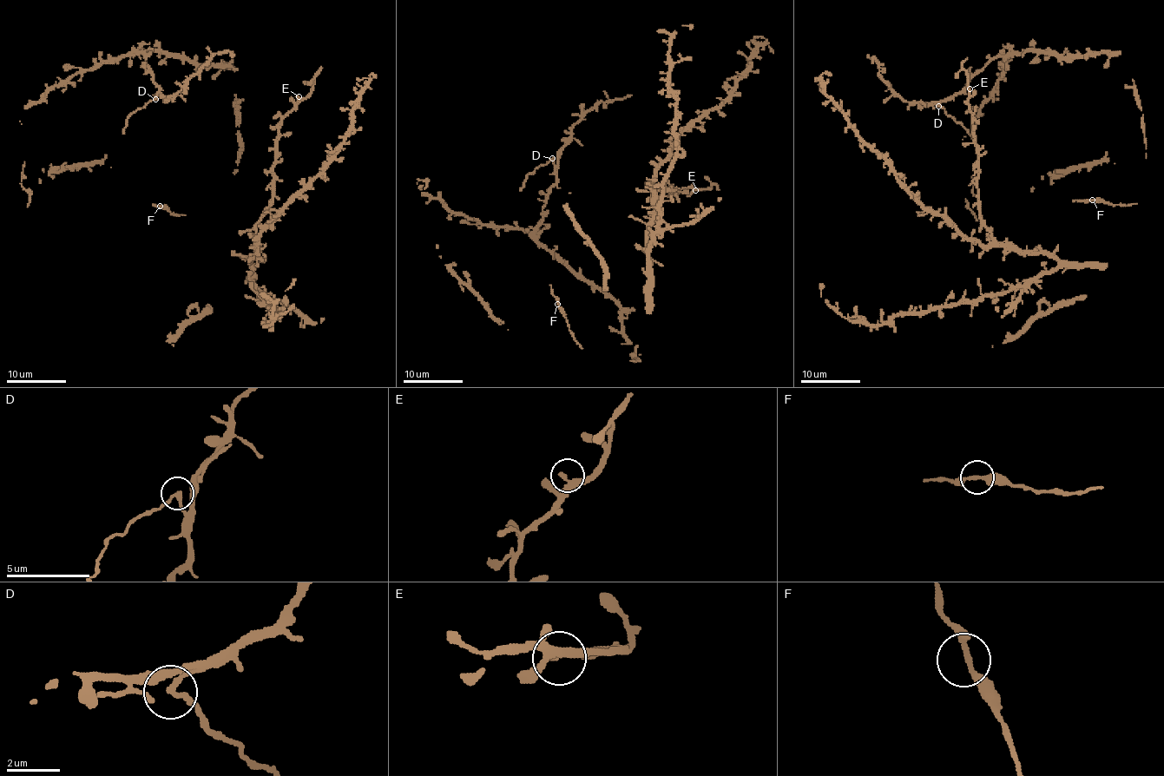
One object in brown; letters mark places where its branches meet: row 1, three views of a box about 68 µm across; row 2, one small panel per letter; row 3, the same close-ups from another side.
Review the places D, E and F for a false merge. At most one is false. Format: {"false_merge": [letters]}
{"false_merge": ["D"]}

